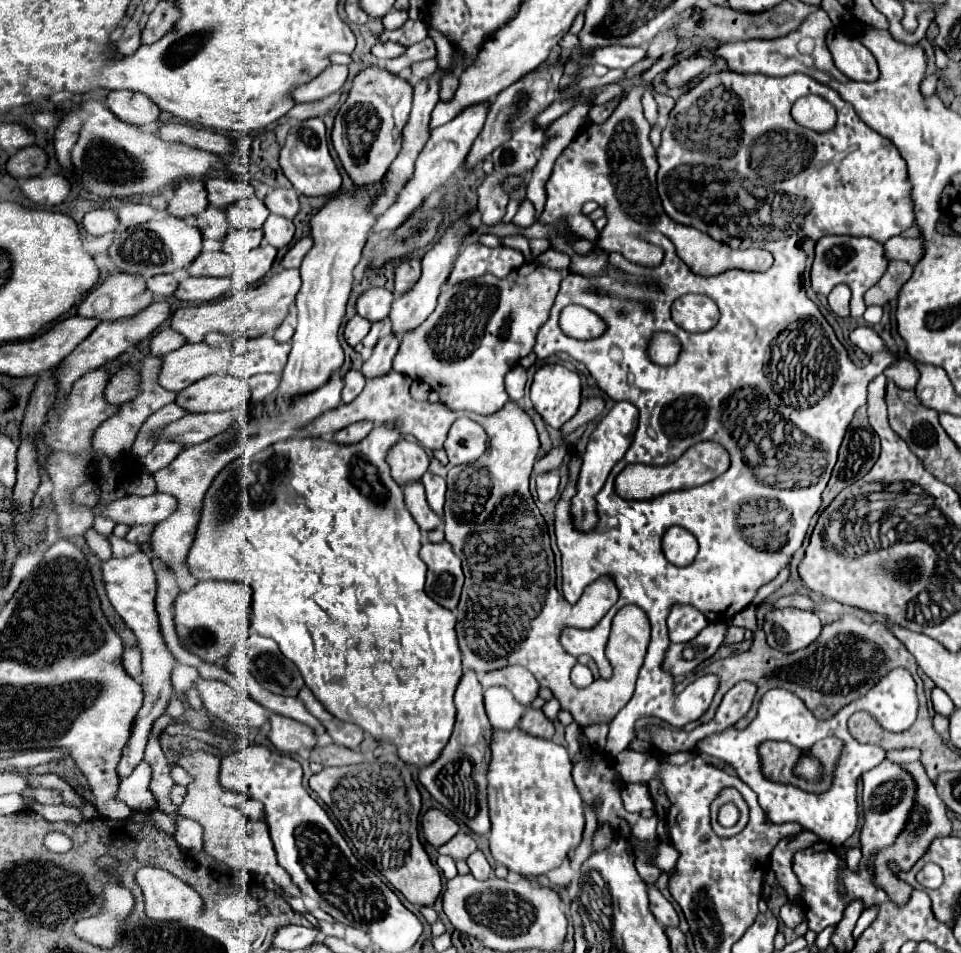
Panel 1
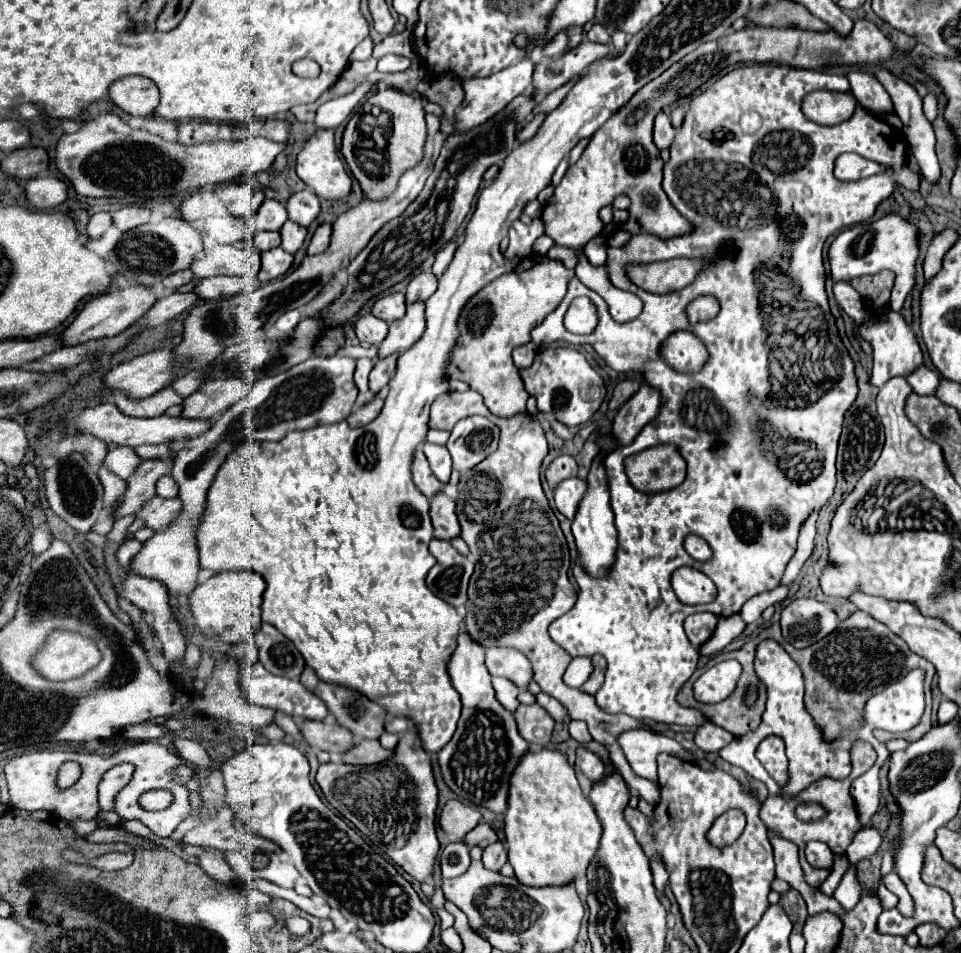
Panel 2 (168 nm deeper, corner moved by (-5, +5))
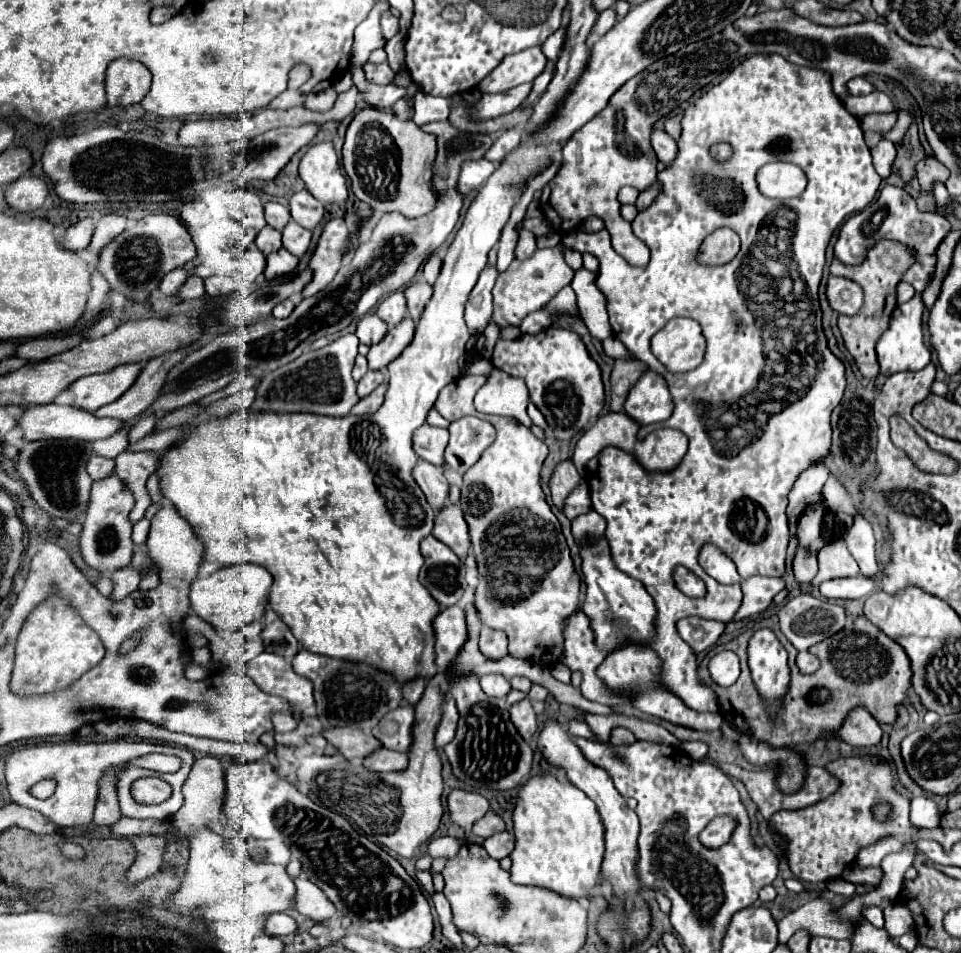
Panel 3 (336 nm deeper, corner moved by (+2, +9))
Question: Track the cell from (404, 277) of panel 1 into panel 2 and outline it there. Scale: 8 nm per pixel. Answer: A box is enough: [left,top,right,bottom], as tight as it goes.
[406,271,436,303]

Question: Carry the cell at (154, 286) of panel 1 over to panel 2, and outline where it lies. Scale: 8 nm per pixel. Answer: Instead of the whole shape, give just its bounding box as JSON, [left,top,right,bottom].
[162,269,194,289]

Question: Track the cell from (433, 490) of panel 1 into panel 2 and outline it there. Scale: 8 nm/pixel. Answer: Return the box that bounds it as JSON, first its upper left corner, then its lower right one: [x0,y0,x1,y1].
[424,443,452,483]

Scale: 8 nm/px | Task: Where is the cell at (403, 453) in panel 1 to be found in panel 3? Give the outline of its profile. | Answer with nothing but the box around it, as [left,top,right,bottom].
[413,459,449,511]

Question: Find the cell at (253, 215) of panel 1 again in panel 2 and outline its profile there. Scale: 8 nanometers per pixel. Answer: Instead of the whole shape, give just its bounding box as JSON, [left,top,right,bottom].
[250,199,288,231]

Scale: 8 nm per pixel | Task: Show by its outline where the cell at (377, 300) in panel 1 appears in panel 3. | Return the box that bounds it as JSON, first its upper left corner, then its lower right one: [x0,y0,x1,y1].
[375,291,405,325]

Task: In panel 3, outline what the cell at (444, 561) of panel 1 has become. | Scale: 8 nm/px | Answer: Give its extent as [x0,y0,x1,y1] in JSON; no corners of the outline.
[419,535,467,605]

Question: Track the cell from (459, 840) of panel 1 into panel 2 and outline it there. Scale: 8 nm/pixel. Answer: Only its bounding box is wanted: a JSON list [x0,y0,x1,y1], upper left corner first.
[464,823,498,849]

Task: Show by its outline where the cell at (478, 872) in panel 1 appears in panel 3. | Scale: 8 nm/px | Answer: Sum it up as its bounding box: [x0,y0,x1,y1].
[483,831,515,859]

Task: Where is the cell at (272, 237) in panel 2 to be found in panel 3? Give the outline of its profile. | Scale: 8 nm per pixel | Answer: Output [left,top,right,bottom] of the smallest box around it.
[255,227,281,255]

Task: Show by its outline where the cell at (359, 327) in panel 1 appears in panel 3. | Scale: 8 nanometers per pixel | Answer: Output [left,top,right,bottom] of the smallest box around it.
[355,313,387,345]

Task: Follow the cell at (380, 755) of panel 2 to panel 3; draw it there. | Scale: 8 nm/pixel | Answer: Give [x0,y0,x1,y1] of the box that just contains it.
[361,747,407,773]

